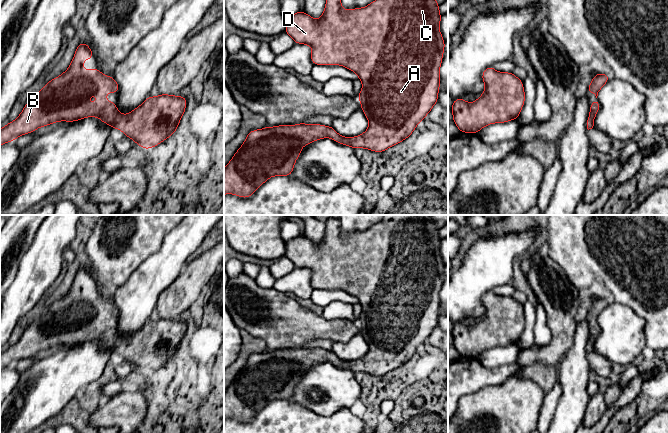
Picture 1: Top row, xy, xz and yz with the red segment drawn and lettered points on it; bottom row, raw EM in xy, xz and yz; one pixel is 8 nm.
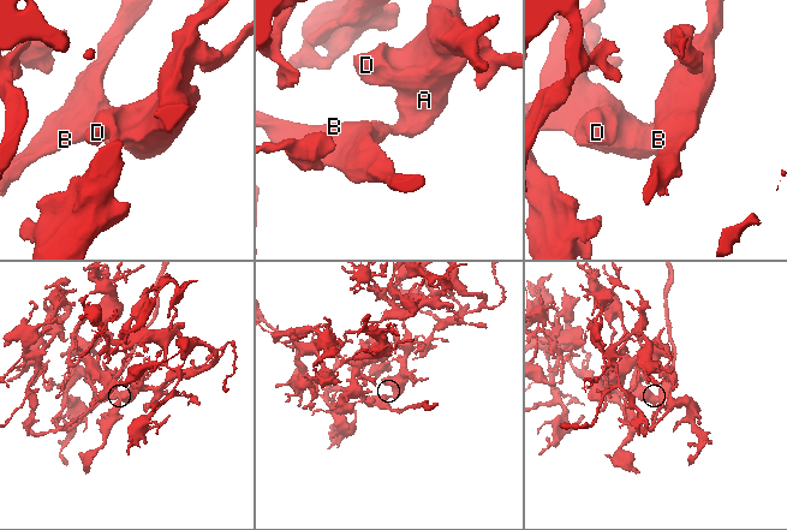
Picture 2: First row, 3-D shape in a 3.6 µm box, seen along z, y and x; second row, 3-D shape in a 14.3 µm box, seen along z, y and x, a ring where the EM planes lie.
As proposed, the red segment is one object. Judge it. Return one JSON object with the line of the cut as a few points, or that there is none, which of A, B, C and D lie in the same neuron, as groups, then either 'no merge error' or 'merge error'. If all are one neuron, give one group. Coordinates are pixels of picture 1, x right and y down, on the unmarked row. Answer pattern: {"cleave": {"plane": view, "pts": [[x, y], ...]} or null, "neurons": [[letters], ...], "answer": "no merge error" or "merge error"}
{"cleave": null, "neurons": [["A", "B", "C", "D"]], "answer": "no merge error"}

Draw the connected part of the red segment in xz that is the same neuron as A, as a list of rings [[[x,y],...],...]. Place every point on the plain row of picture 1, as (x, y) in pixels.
[[[384,215],[366,231],[350,234],[342,232],[339,219],[331,218],[326,222],[324,236],[318,244],[304,235],[288,240],[284,256],[292,261],[295,268],[306,268],[312,272],[311,286],[314,289],[341,289],[358,299],[363,311],[357,323],[368,343],[368,353],[355,361],[343,361],[332,350],[322,348],[298,347],[252,354],[224,392],[224,419],[234,418],[248,422],[270,401],[291,400],[302,371],[316,364],[328,361],[353,373],[365,372],[383,377],[407,363],[438,326],[440,290],[445,272],[445,265],[439,254],[441,241],[439,228],[431,215]]]

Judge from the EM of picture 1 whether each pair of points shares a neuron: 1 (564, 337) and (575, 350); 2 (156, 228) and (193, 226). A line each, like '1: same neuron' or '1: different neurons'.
1: different neurons
2: different neurons

